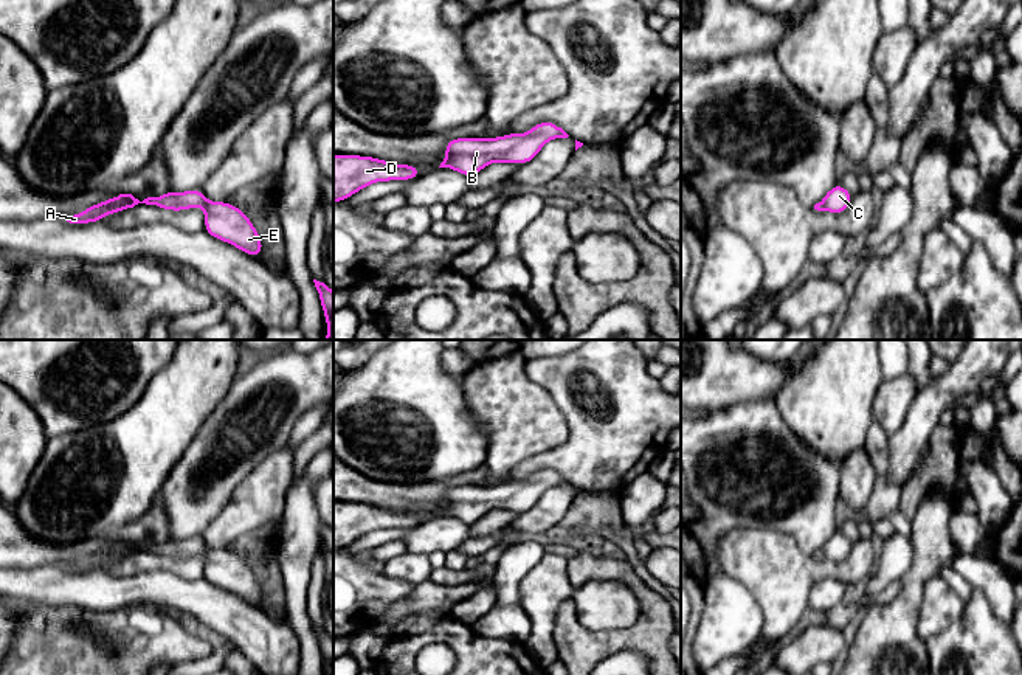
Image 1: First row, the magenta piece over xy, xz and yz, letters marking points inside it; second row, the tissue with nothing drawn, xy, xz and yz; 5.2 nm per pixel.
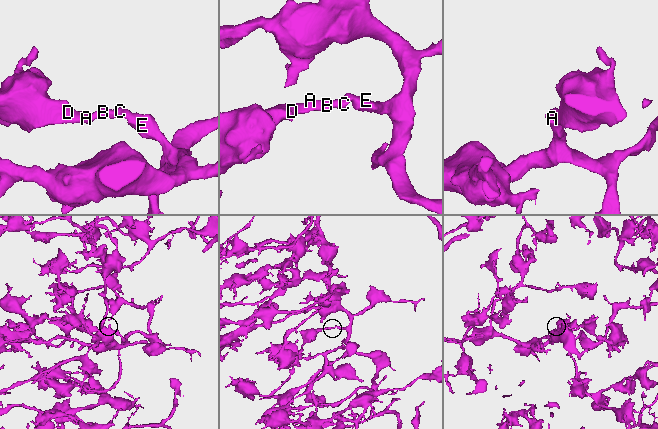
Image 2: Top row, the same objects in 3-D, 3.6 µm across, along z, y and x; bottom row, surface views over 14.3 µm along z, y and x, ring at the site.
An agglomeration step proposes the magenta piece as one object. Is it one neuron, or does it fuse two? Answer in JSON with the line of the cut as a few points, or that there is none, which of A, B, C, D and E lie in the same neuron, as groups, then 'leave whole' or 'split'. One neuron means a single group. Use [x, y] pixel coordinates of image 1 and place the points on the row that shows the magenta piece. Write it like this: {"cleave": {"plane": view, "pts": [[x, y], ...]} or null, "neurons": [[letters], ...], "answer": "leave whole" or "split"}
{"cleave": null, "neurons": [["A", "B", "C", "D", "E"]], "answer": "leave whole"}

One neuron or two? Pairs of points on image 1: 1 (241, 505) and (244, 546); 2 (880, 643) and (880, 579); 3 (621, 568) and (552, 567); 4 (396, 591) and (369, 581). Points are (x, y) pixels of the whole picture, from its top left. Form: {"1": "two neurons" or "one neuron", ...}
{"1": "two neurons", "2": "two neurons", "3": "two neurons", "4": "one neuron"}

